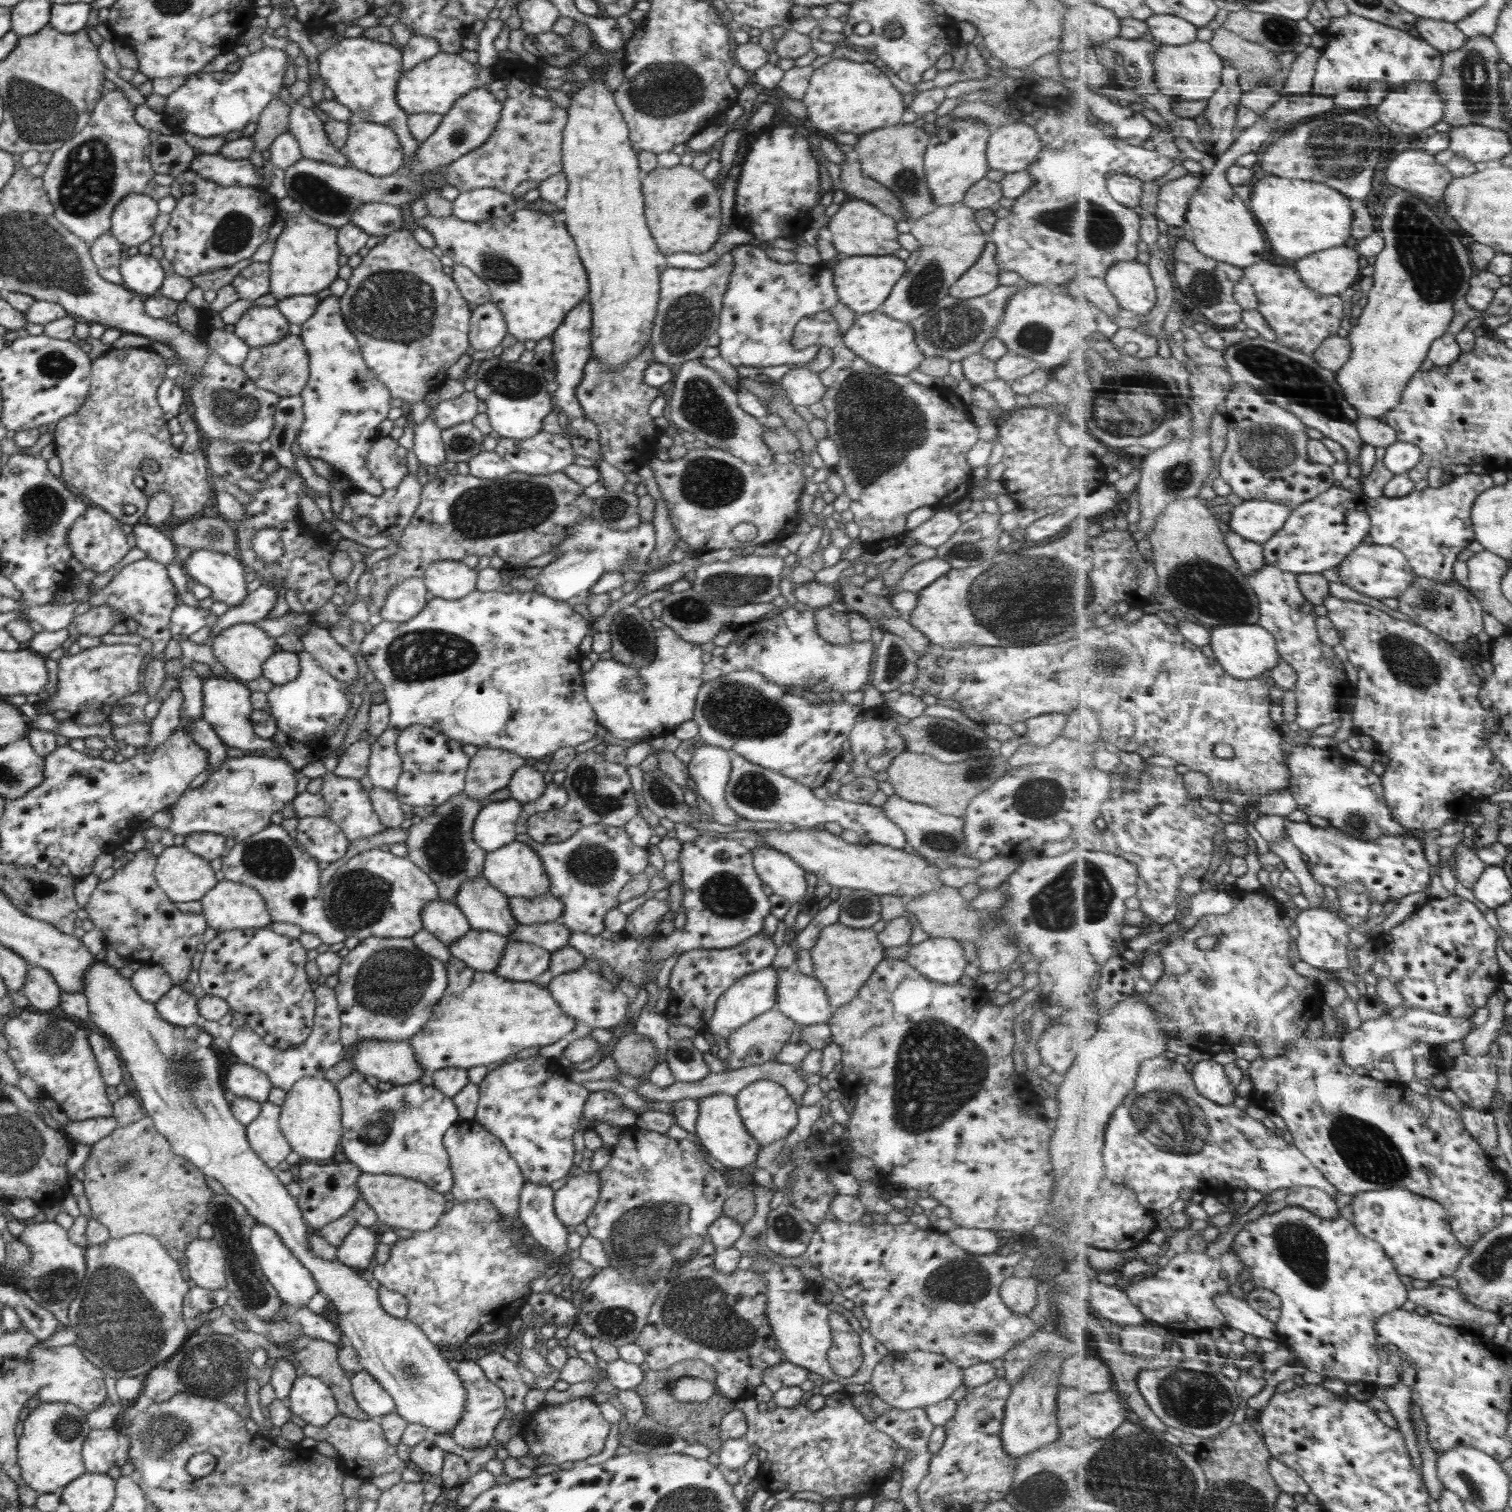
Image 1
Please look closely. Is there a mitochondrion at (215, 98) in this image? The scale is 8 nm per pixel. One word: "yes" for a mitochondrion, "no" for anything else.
no

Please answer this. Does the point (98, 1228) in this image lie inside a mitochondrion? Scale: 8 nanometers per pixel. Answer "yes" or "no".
no

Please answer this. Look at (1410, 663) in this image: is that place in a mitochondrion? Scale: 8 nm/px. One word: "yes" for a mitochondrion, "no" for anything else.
yes

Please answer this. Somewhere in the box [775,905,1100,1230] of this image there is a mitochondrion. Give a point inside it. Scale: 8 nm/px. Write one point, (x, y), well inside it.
(937, 1070)

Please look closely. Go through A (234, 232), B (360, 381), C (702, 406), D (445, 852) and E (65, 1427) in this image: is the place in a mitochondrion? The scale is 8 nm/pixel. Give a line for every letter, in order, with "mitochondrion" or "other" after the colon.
A: mitochondrion
B: mitochondrion
C: mitochondrion
D: mitochondrion
E: mitochondrion

